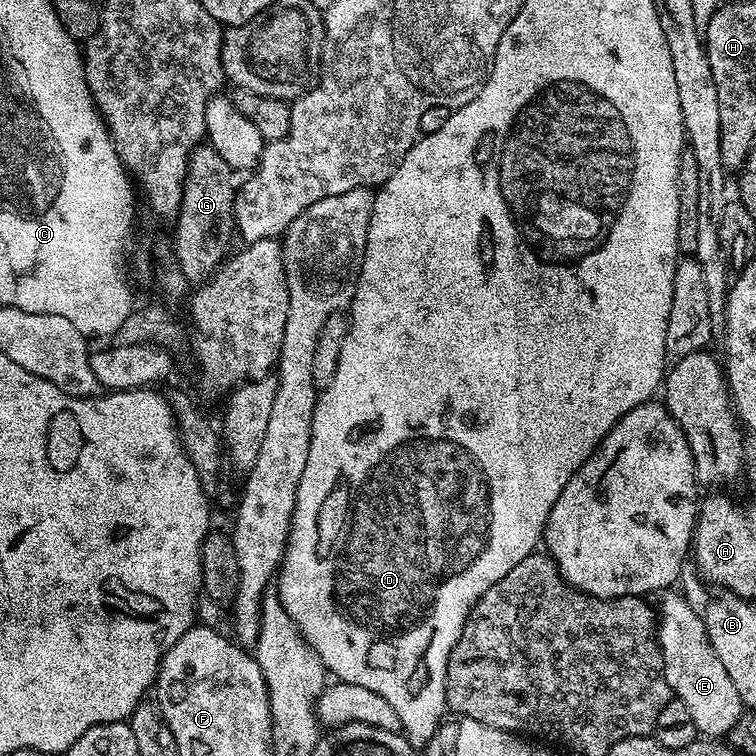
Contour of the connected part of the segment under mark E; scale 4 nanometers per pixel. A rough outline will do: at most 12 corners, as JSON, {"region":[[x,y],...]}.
{"region":[[676,590],[659,597],[662,675],[704,738],[745,711]]}

